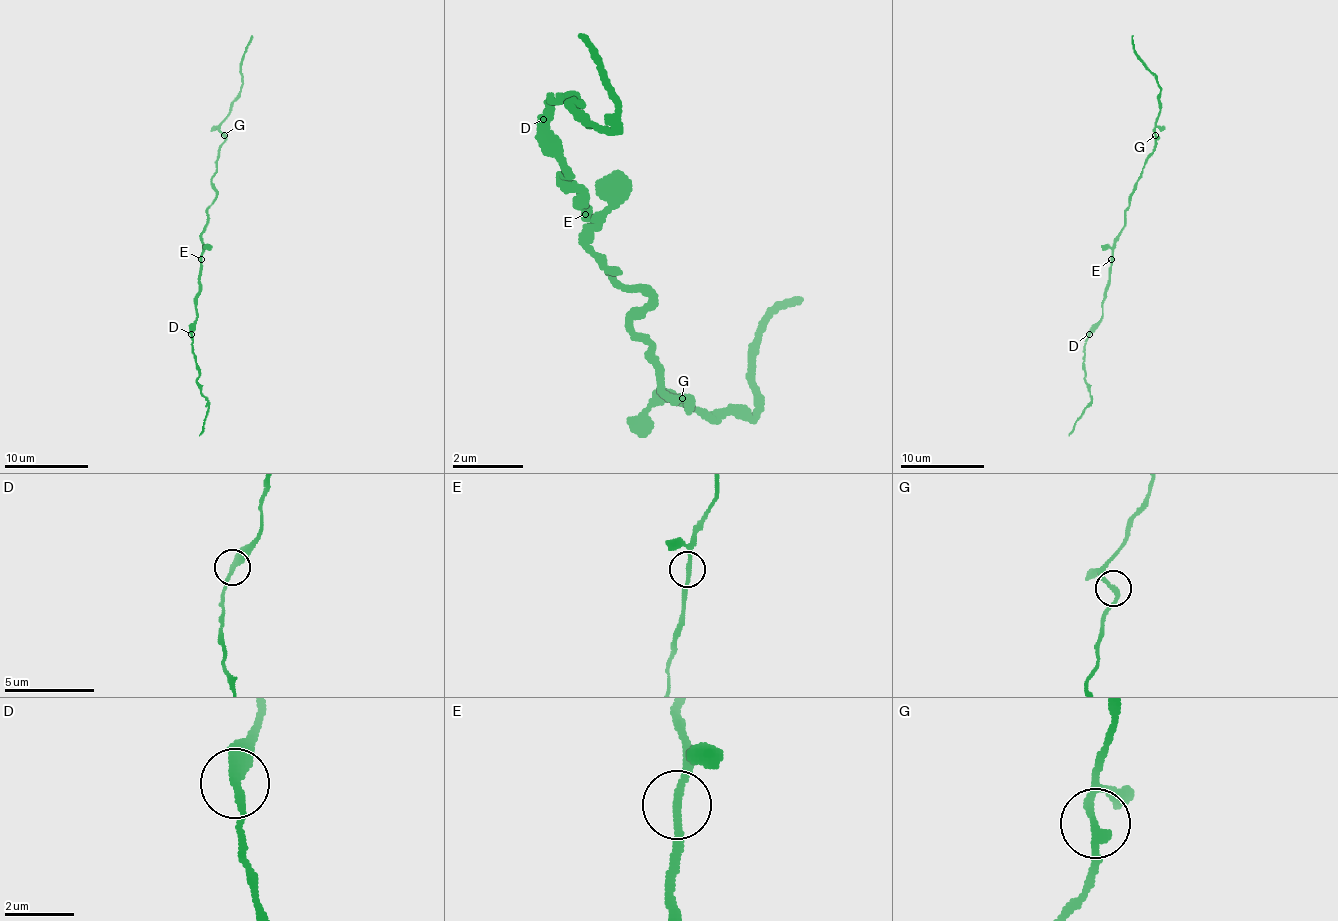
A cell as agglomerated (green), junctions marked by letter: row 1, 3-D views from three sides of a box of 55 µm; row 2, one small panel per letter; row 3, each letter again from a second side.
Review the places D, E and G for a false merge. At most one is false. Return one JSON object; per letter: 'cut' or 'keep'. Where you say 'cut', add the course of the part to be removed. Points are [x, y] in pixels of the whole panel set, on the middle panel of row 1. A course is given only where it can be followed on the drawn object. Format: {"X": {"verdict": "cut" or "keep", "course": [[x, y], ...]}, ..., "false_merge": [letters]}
{"D": {"verdict": "cut", "course": [[541, 117], [576, 99], [567, 108], [611, 126], [620, 108], [576, 38]]}, "E": {"verdict": "keep"}, "G": {"verdict": "keep"}, "false_merge": ["D"]}

